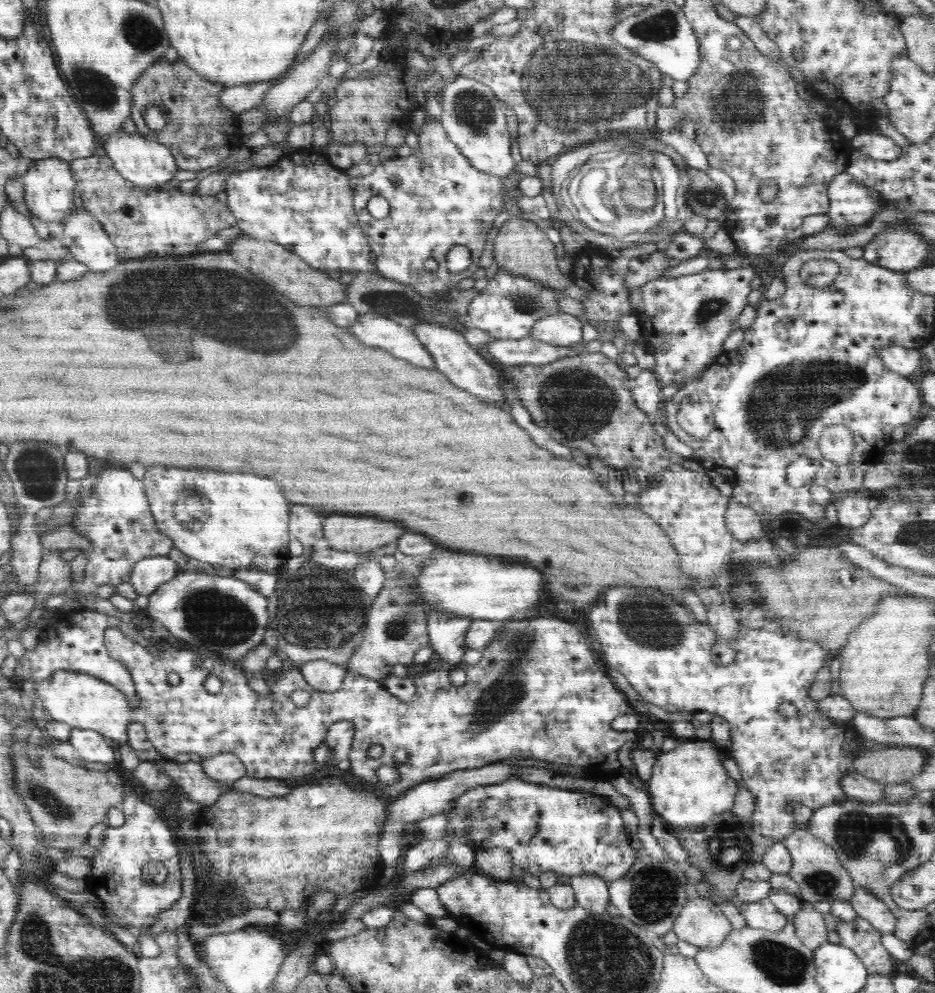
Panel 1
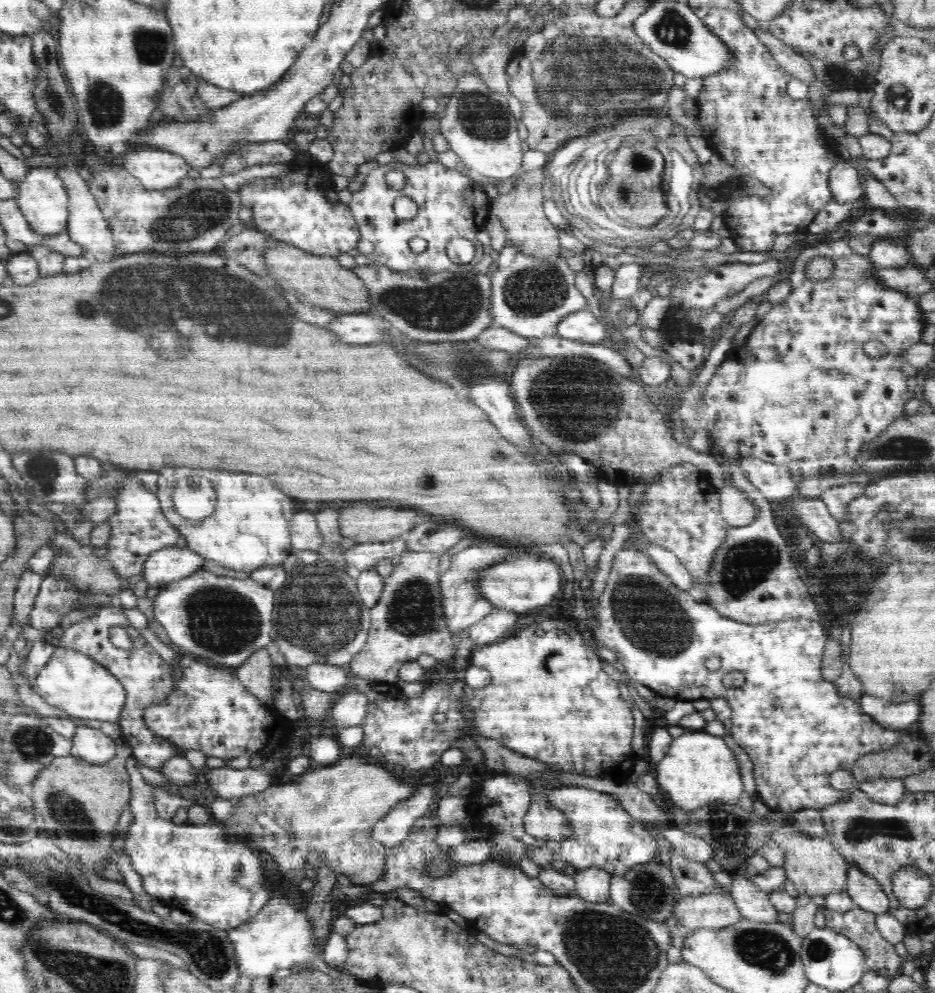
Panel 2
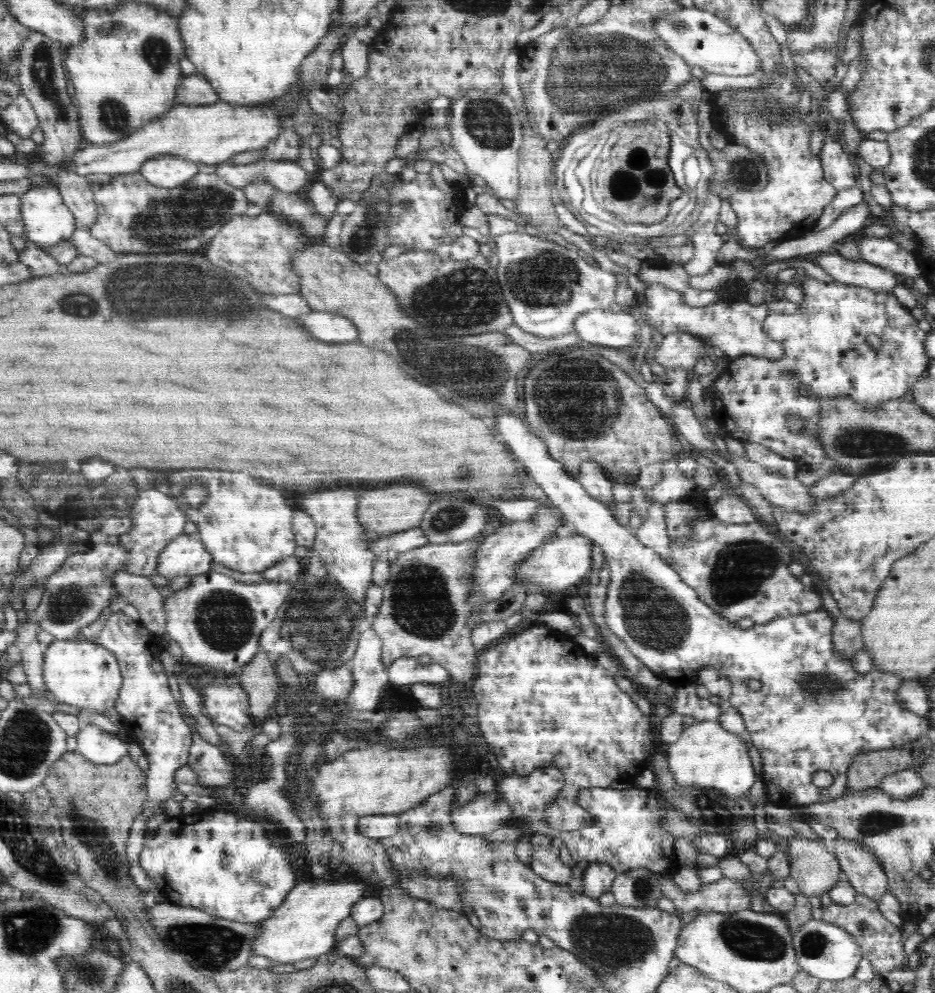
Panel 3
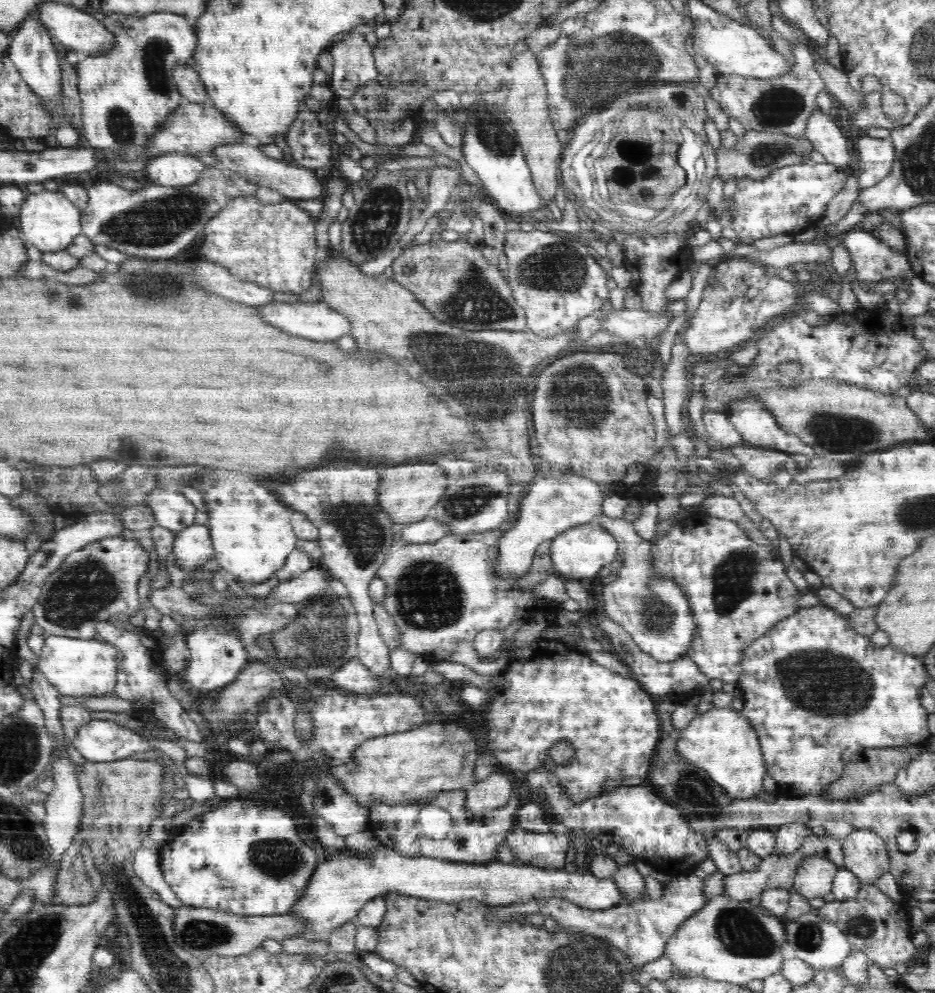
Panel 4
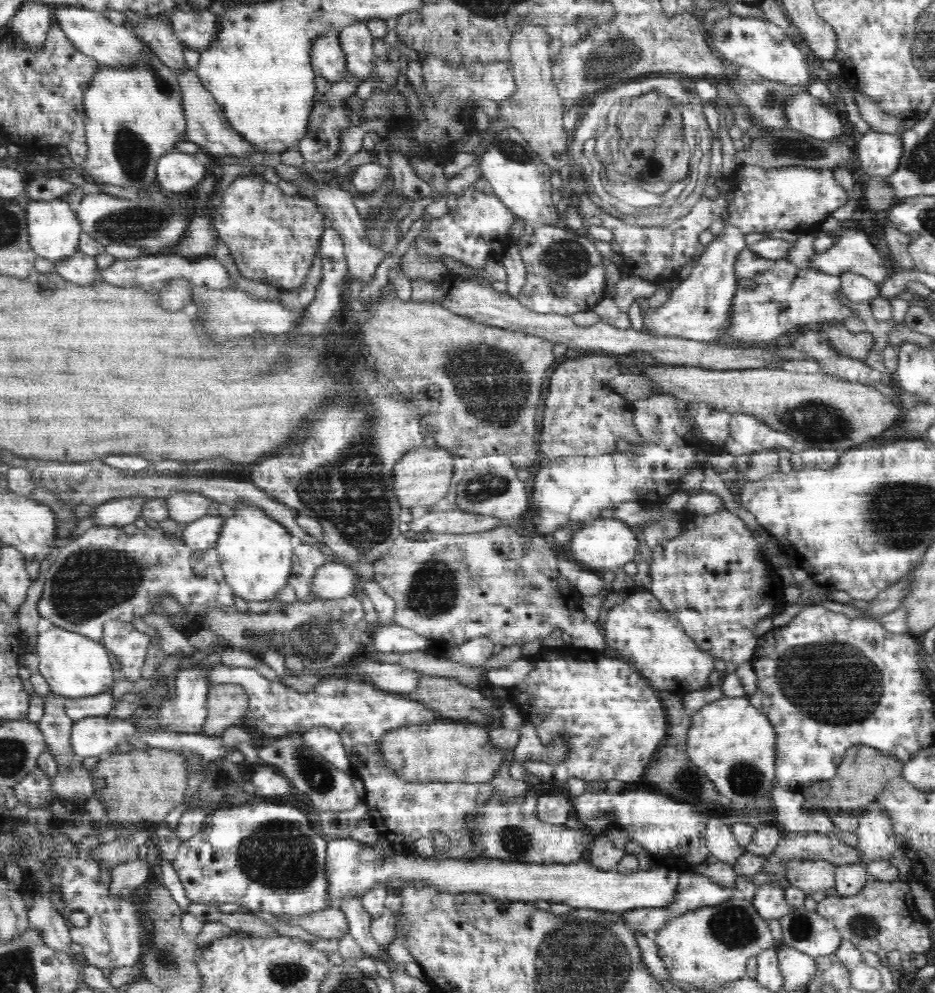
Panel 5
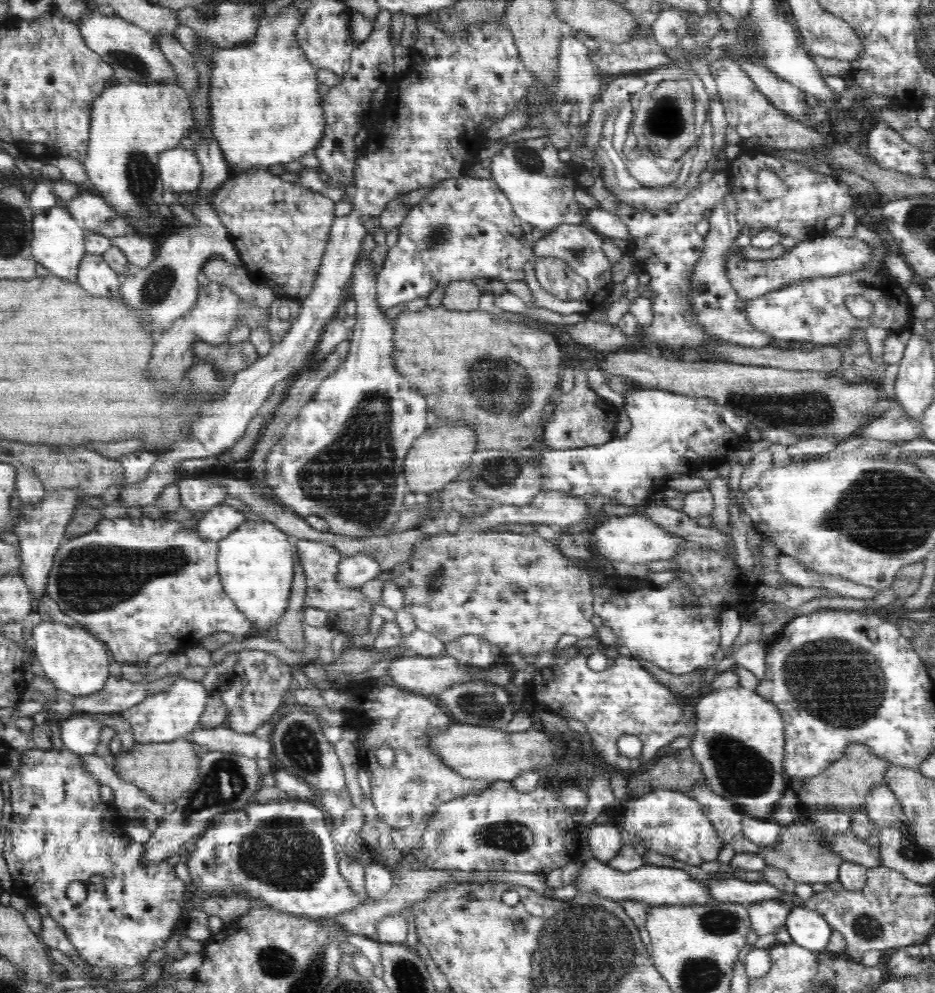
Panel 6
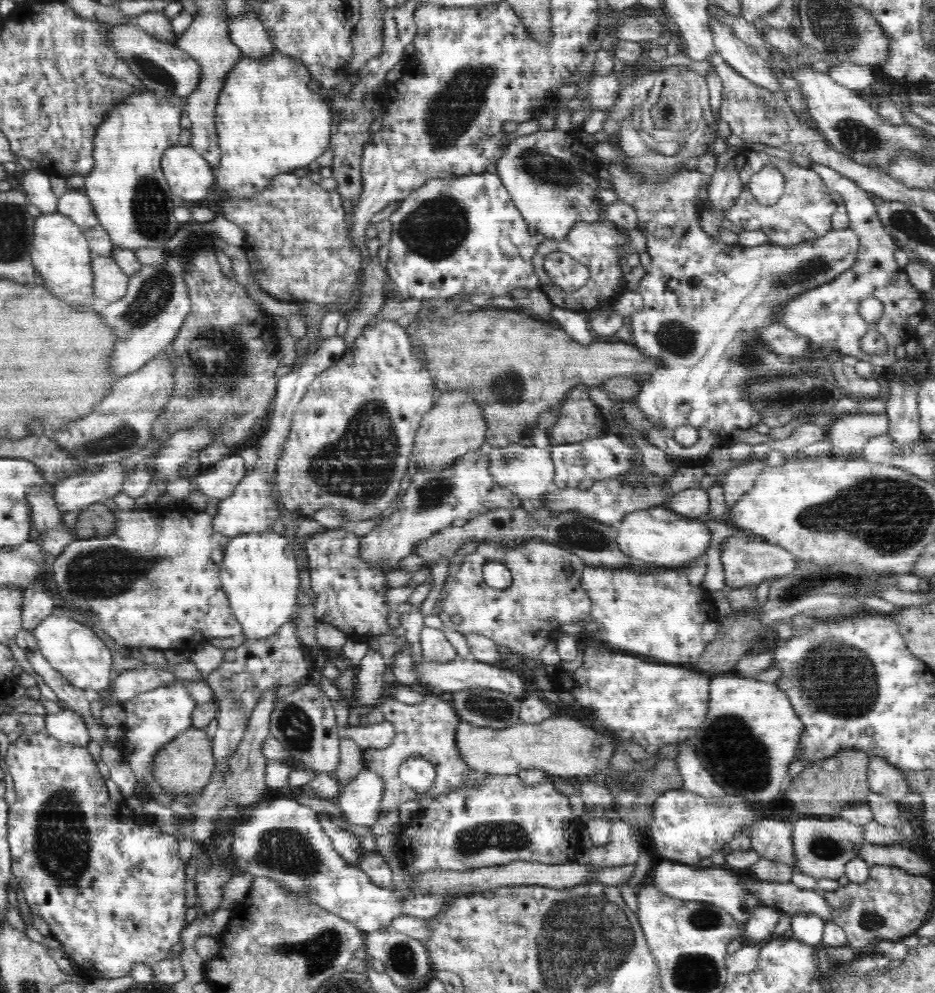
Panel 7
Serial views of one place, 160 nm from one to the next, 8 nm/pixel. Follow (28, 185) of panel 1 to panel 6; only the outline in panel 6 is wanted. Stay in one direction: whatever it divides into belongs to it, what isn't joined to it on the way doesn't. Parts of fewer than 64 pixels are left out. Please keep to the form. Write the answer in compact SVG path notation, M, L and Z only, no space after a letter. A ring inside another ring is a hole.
M58 204L50 210L33 213L33 239L31 253L36 263L43 265L51 275L58 276L68 282L77 283L76 274L80 268L85 251L85 229L78 226L78 221L70 214L67 208Z

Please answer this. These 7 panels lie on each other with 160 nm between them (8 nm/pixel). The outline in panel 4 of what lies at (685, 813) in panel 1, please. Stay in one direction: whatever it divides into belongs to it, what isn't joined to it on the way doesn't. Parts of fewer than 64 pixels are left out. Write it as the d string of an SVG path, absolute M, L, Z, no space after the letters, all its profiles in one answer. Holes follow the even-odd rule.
M726 706L712 708L696 715L684 730L681 730L676 746L678 755L688 764L706 770L710 778L735 799L750 799L762 792L767 770L760 751L760 741L754 728L741 712Z

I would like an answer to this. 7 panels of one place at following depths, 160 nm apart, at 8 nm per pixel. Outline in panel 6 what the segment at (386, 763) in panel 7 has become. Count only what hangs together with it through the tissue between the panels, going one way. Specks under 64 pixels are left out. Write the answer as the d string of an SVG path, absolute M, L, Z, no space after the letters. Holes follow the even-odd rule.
M364 681L360 686L352 685L346 692L334 690L299 689L294 684L282 697L279 715L290 708L308 708L319 712L322 708L337 710L348 723L344 727L367 728L358 735L362 739L359 750L359 767L369 775L372 783L371 799L381 818L393 829L422 824L424 830L432 820L434 810L454 798L480 794L488 788L489 782L480 778L464 778L448 768L438 755L430 749L427 734L443 731L456 720L431 696L412 693L398 686L377 686ZM381 745L388 745L394 751L395 760L389 766L382 766L377 760Z

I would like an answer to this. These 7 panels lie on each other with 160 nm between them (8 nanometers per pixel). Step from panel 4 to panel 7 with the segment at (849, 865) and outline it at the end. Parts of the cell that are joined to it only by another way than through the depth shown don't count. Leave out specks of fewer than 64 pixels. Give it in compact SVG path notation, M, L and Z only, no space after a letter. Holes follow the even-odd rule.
M869 756L868 788L874 794L887 796L896 803L901 804L909 792L906 781L899 767L888 763L888 760L878 756Z

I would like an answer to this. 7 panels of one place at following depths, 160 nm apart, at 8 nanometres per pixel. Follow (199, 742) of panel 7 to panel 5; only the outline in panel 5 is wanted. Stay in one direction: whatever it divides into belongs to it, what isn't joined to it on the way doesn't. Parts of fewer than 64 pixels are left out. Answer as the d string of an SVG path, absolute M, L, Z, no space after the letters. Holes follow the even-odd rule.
M152 747L101 758L90 776L93 794L99 794L105 806L108 828L119 829L122 835L153 831L171 810L182 804L190 778L189 769L185 754Z

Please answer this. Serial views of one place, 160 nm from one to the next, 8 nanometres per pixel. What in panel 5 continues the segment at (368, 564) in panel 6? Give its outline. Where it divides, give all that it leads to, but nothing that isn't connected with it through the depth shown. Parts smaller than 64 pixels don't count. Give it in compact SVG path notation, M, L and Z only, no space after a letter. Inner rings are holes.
M331 561L317 570L310 583L310 592L319 598L341 599L350 595L360 582L354 567Z

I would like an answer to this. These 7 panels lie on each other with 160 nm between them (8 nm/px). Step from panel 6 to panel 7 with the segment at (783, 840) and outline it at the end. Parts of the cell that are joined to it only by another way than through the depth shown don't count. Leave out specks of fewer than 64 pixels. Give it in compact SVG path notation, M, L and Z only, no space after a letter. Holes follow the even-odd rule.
M795 817L792 820L792 840L795 854L795 872L814 877L839 879L845 874L846 863L858 857L862 844L863 826L856 826L843 818Z

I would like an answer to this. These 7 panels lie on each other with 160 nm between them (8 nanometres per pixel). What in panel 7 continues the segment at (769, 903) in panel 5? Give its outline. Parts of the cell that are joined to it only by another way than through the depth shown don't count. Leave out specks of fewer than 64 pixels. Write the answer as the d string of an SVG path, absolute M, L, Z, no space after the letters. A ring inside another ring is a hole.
M758 906L742 924L742 940L747 944L762 944L774 938L774 928L781 914L776 908Z

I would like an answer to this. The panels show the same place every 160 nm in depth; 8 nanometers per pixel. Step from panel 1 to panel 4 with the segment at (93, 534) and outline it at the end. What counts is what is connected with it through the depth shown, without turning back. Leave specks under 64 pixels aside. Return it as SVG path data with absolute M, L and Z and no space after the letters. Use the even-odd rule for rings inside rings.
M156 488L147 494L145 502L155 518L155 526L162 526L177 534L194 524L196 507L175 488Z

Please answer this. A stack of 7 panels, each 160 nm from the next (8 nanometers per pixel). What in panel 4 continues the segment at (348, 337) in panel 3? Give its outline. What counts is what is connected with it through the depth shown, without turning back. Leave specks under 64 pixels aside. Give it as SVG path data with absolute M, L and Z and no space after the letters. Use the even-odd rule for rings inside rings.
M304 301L290 303L272 302L272 304L264 304L264 306L256 306L260 311L260 315L280 330L286 331L288 334L307 338L308 340L316 341L334 341L344 334L351 332L350 321L338 311L330 308L324 302L318 301Z

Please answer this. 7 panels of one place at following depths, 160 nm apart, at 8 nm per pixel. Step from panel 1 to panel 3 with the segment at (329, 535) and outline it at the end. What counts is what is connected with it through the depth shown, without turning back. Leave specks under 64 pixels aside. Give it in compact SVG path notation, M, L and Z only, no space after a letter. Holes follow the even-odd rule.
M392 484L388 488L370 490L370 492L364 492L362 496L358 496L356 518L362 530L376 532L376 534L386 537L387 535L418 527L428 510L428 506L432 504L432 500L434 500L434 496L430 496L430 492L426 492L426 490L418 488L418 486Z

